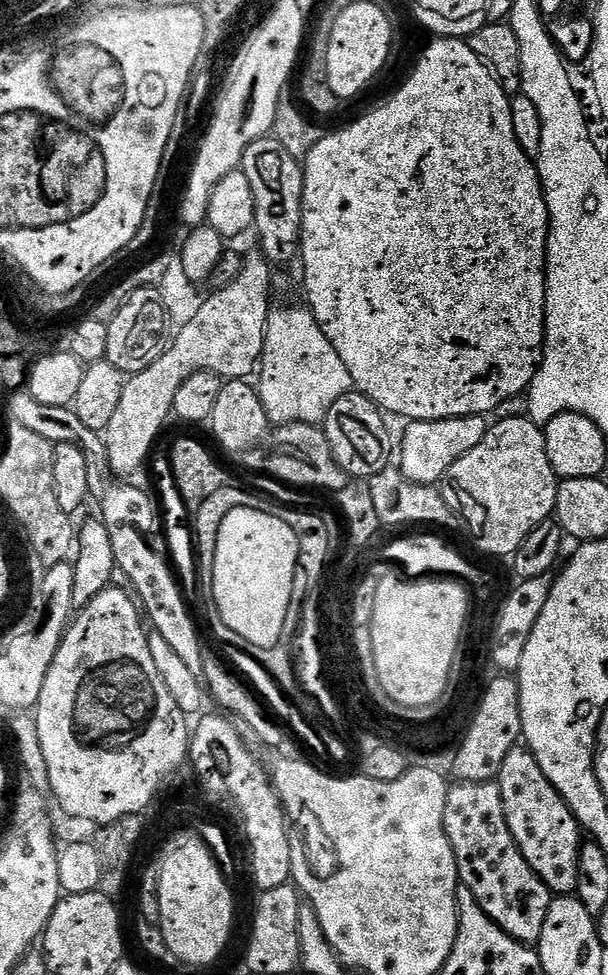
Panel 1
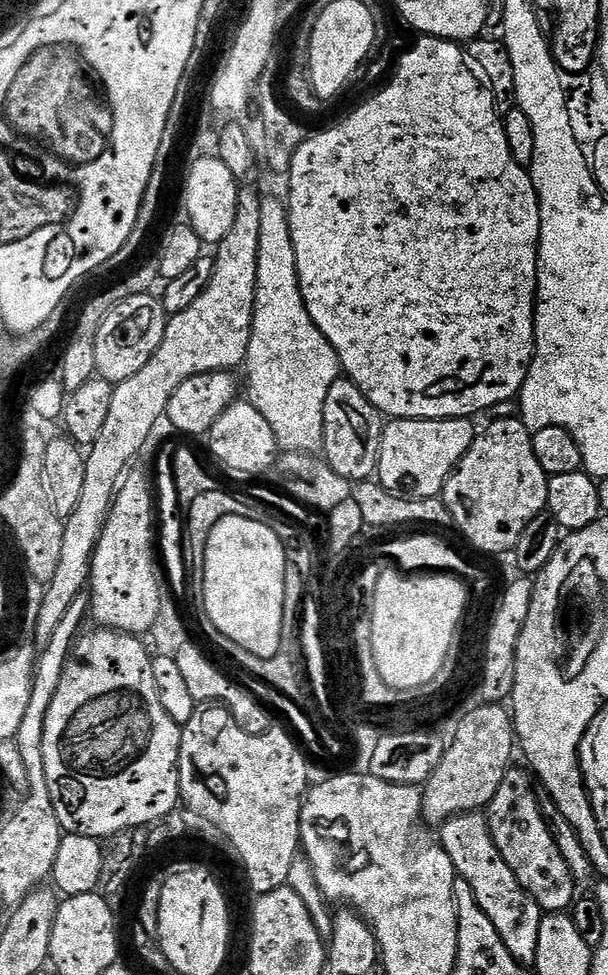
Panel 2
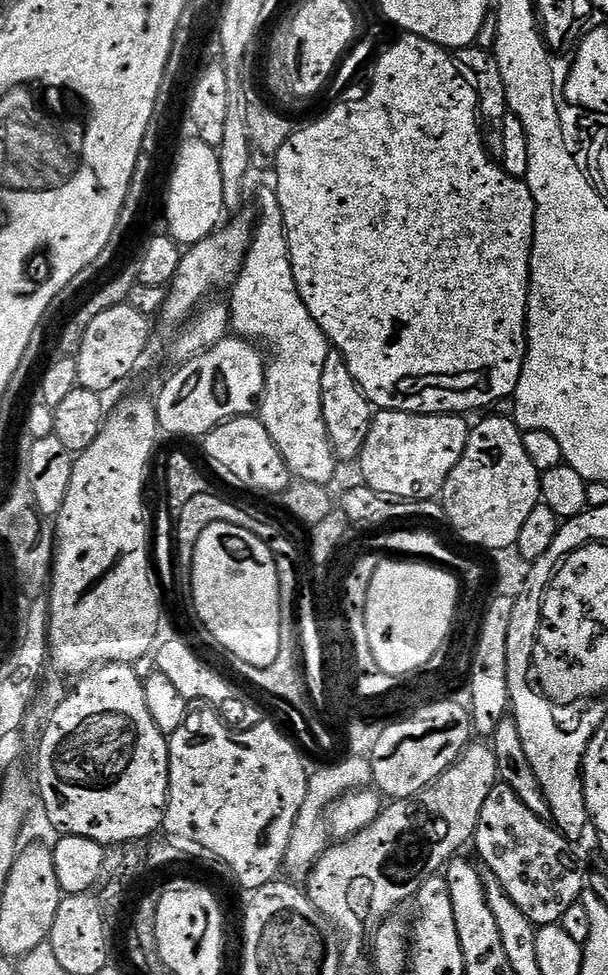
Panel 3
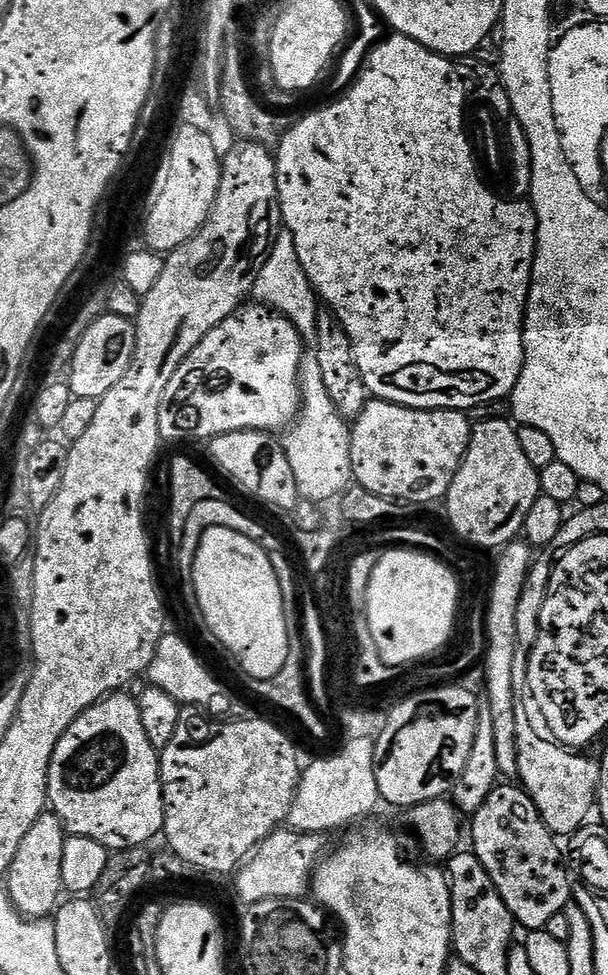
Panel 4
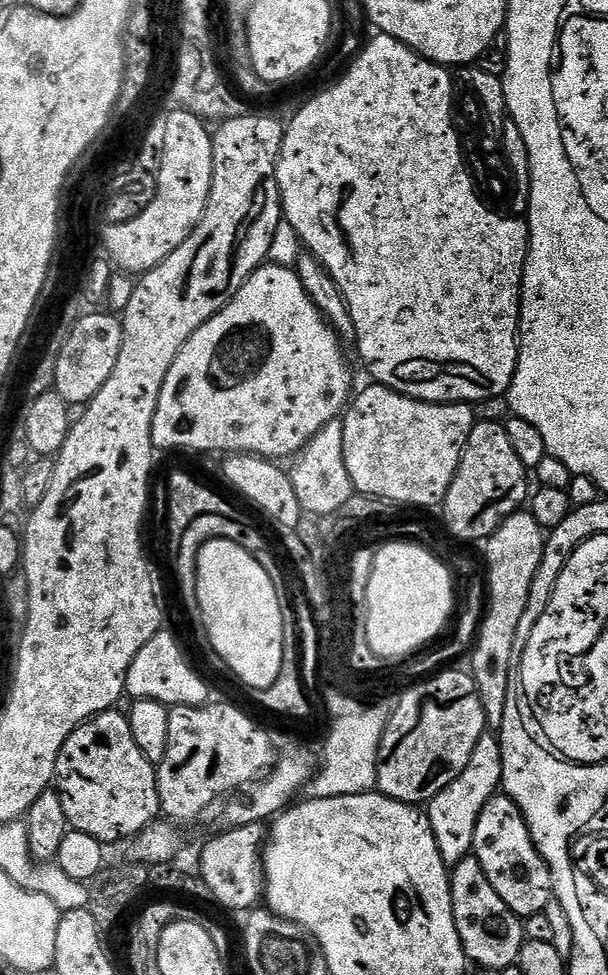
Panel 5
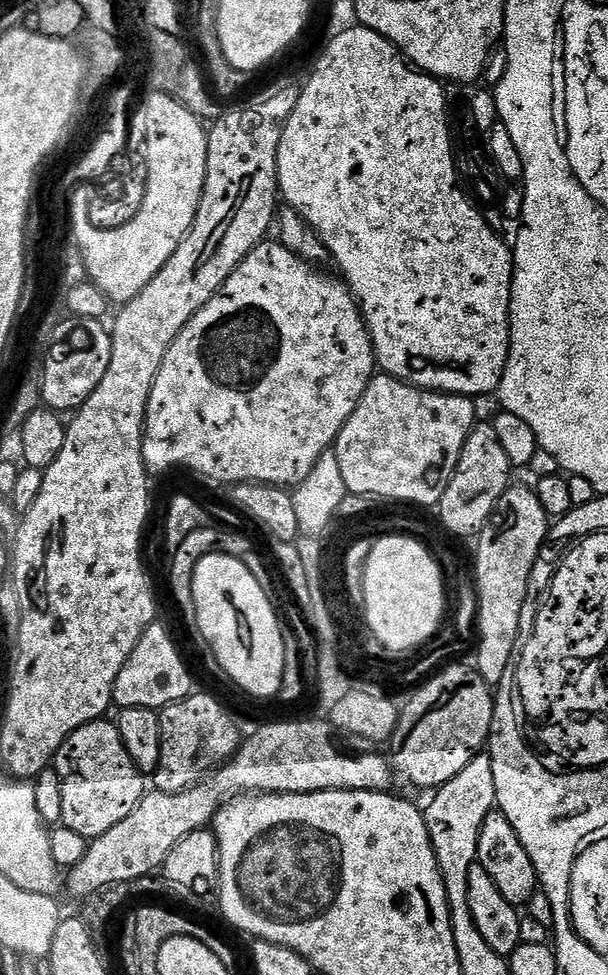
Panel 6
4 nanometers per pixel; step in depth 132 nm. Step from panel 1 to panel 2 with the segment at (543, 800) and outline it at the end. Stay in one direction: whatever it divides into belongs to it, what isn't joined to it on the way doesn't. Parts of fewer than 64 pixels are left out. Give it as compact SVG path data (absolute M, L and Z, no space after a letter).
M509 767L502 786L498 786L498 794L494 794L486 809L494 844L510 870L514 870L518 882L522 882L526 894L538 902L545 914L567 913L578 896L576 879L570 874L570 866L566 866L566 858L562 858L562 850L558 850L558 842L554 842L548 821L540 812L540 797L537 789L532 789L533 773L516 767Z

